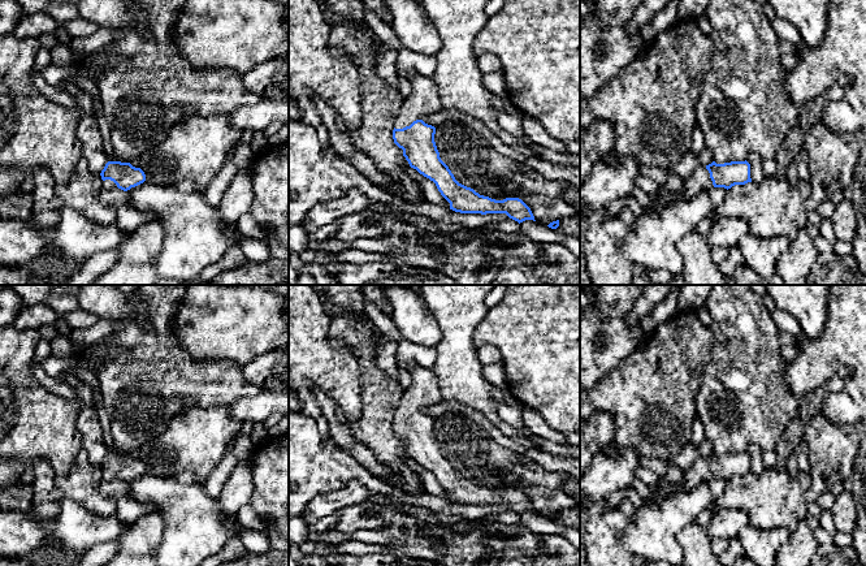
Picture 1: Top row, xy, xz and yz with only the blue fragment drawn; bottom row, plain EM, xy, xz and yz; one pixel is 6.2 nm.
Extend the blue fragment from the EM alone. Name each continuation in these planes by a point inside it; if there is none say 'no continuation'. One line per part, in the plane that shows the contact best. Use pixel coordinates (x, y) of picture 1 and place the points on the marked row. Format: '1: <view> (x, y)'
1: xz (424, 99)

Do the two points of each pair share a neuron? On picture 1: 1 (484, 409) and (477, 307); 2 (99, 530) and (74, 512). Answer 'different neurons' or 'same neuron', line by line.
1: same neuron
2: same neuron

